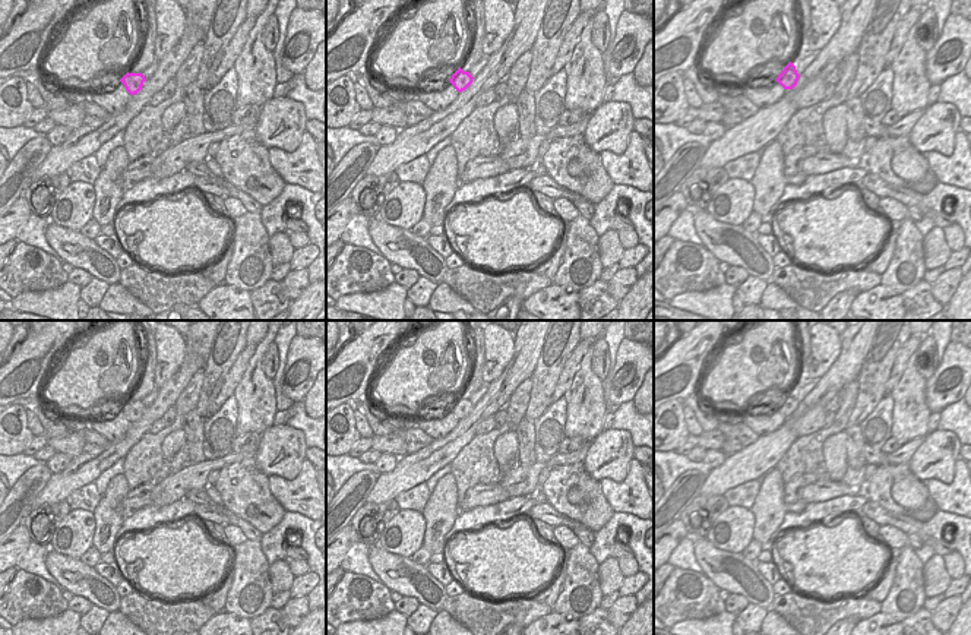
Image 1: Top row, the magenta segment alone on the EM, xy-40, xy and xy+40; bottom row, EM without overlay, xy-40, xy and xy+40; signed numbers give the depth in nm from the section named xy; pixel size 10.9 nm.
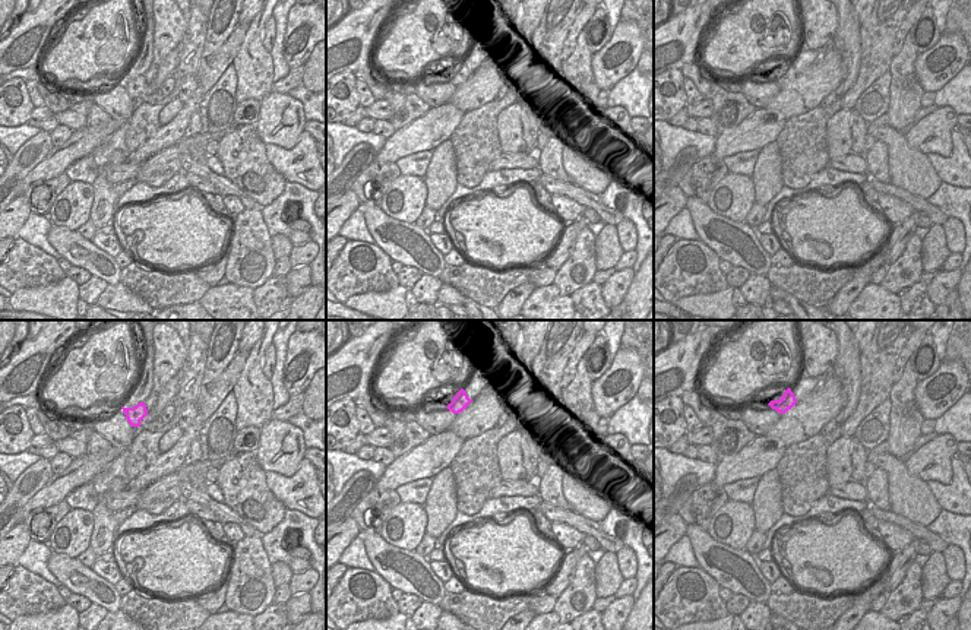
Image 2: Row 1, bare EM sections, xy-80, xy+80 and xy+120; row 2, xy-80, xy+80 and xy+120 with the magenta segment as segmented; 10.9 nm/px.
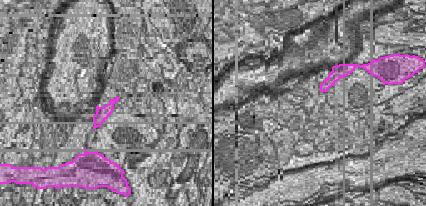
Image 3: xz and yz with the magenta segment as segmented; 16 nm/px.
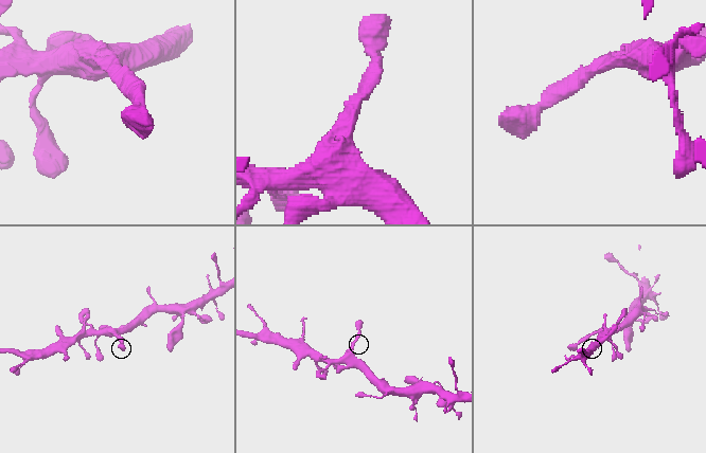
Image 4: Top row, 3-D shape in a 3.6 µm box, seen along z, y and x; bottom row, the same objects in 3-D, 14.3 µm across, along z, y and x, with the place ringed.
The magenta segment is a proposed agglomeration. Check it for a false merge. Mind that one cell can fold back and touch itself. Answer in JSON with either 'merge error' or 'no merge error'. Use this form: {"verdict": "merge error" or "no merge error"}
{"verdict": "no merge error"}

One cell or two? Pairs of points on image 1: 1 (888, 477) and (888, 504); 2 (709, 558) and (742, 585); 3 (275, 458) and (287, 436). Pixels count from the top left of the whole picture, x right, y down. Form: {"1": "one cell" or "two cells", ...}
{"1": "one cell", "2": "one cell", "3": "one cell"}

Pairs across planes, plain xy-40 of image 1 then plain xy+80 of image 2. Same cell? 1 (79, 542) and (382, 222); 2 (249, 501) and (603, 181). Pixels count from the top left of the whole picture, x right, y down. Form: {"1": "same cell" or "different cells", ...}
{"1": "different cells", "2": "different cells"}

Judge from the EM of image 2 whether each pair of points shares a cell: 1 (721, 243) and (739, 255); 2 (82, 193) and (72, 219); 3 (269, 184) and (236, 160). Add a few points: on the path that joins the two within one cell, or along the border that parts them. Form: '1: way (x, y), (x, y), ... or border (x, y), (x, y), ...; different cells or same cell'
1: way (726, 243), (734, 250); same cell
2: way (76, 199), (72, 203), (72, 214); same cell
3: way (261, 176), (244, 164); same cell

